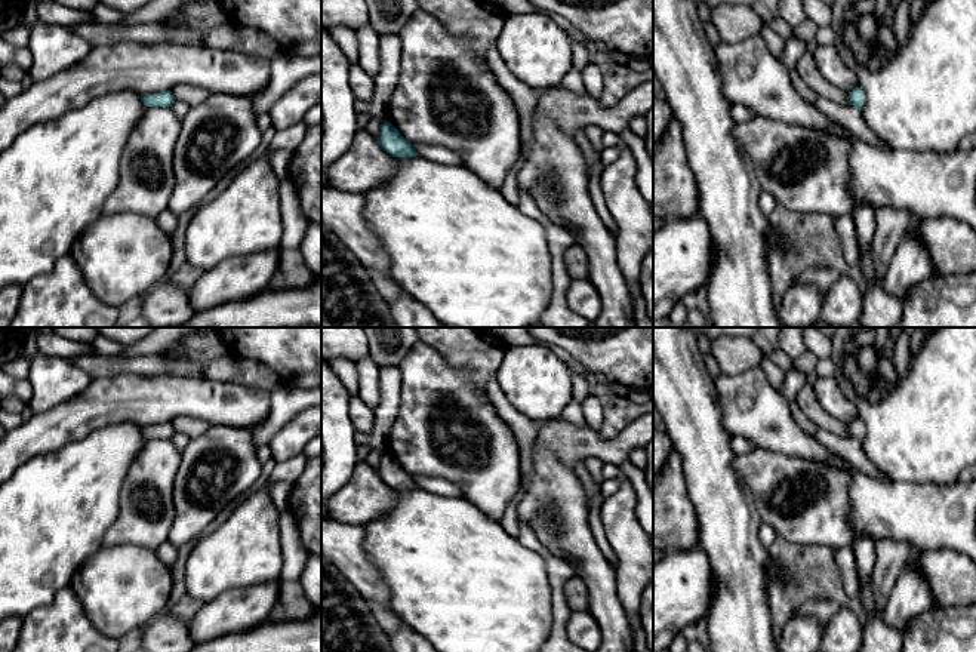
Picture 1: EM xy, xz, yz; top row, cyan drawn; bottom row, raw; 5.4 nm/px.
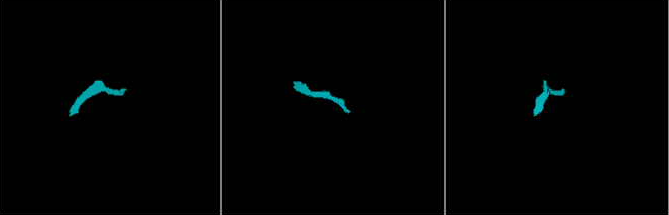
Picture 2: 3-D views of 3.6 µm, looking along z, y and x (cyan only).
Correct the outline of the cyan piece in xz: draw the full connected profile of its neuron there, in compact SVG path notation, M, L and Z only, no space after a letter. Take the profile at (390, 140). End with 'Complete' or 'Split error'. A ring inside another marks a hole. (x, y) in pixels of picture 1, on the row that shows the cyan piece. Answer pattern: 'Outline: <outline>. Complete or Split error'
Outline: M384 120L378 144L392 157L416 157L413 145L387 120Z. Complete

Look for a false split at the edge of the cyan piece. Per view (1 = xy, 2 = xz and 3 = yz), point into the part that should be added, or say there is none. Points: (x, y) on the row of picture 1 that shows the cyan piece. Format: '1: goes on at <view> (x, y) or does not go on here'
1: does not go on here
2: does not go on here
3: does not go on here

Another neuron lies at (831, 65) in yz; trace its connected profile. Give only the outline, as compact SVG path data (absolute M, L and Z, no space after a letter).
M834 44L818 46L813 52L815 62L825 77L837 89L844 93L852 92L858 86L853 71L844 64Z

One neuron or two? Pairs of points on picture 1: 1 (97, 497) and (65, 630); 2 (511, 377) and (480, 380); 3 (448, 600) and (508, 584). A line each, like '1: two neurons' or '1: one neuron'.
1: two neurons
2: two neurons
3: one neuron

